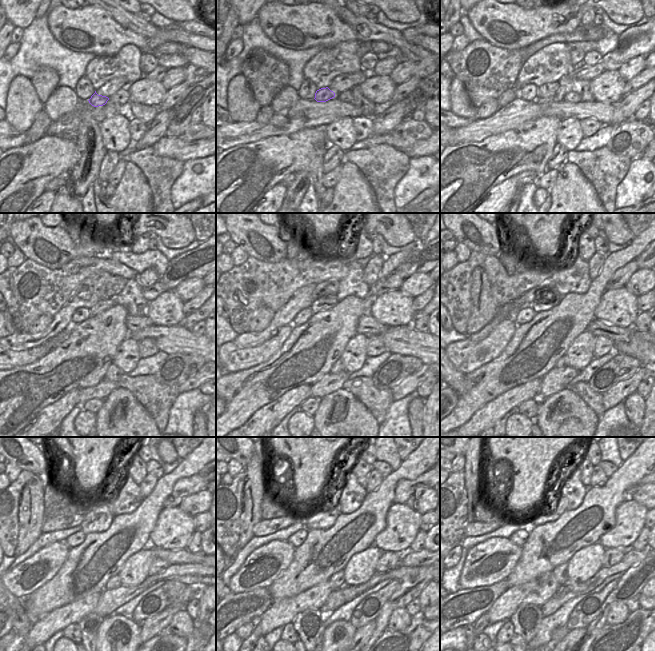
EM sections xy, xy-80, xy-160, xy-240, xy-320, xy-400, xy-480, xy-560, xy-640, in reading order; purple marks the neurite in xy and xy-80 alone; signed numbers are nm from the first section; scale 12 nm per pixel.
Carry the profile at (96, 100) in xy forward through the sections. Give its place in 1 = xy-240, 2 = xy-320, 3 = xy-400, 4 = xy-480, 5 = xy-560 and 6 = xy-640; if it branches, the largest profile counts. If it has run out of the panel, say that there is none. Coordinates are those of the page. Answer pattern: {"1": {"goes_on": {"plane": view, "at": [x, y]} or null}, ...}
{"1": {"goes_on": {"plane": "xy-240", "at": [102, 305]}}, "2": {"goes_on": {"plane": "xy-320", "at": [321, 304]}}, "3": {"goes_on": {"plane": "xy-400", "at": [546, 302]}}, "4": {"goes_on": {"plane": "xy-480", "at": [99, 519]}}, "5": {"goes_on": {"plane": "xy-560", "at": [324, 517]}}, "6": {"goes_on": {"plane": "xy-640", "at": [561, 504]}}}

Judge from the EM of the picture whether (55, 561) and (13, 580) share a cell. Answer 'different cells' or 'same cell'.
same cell

